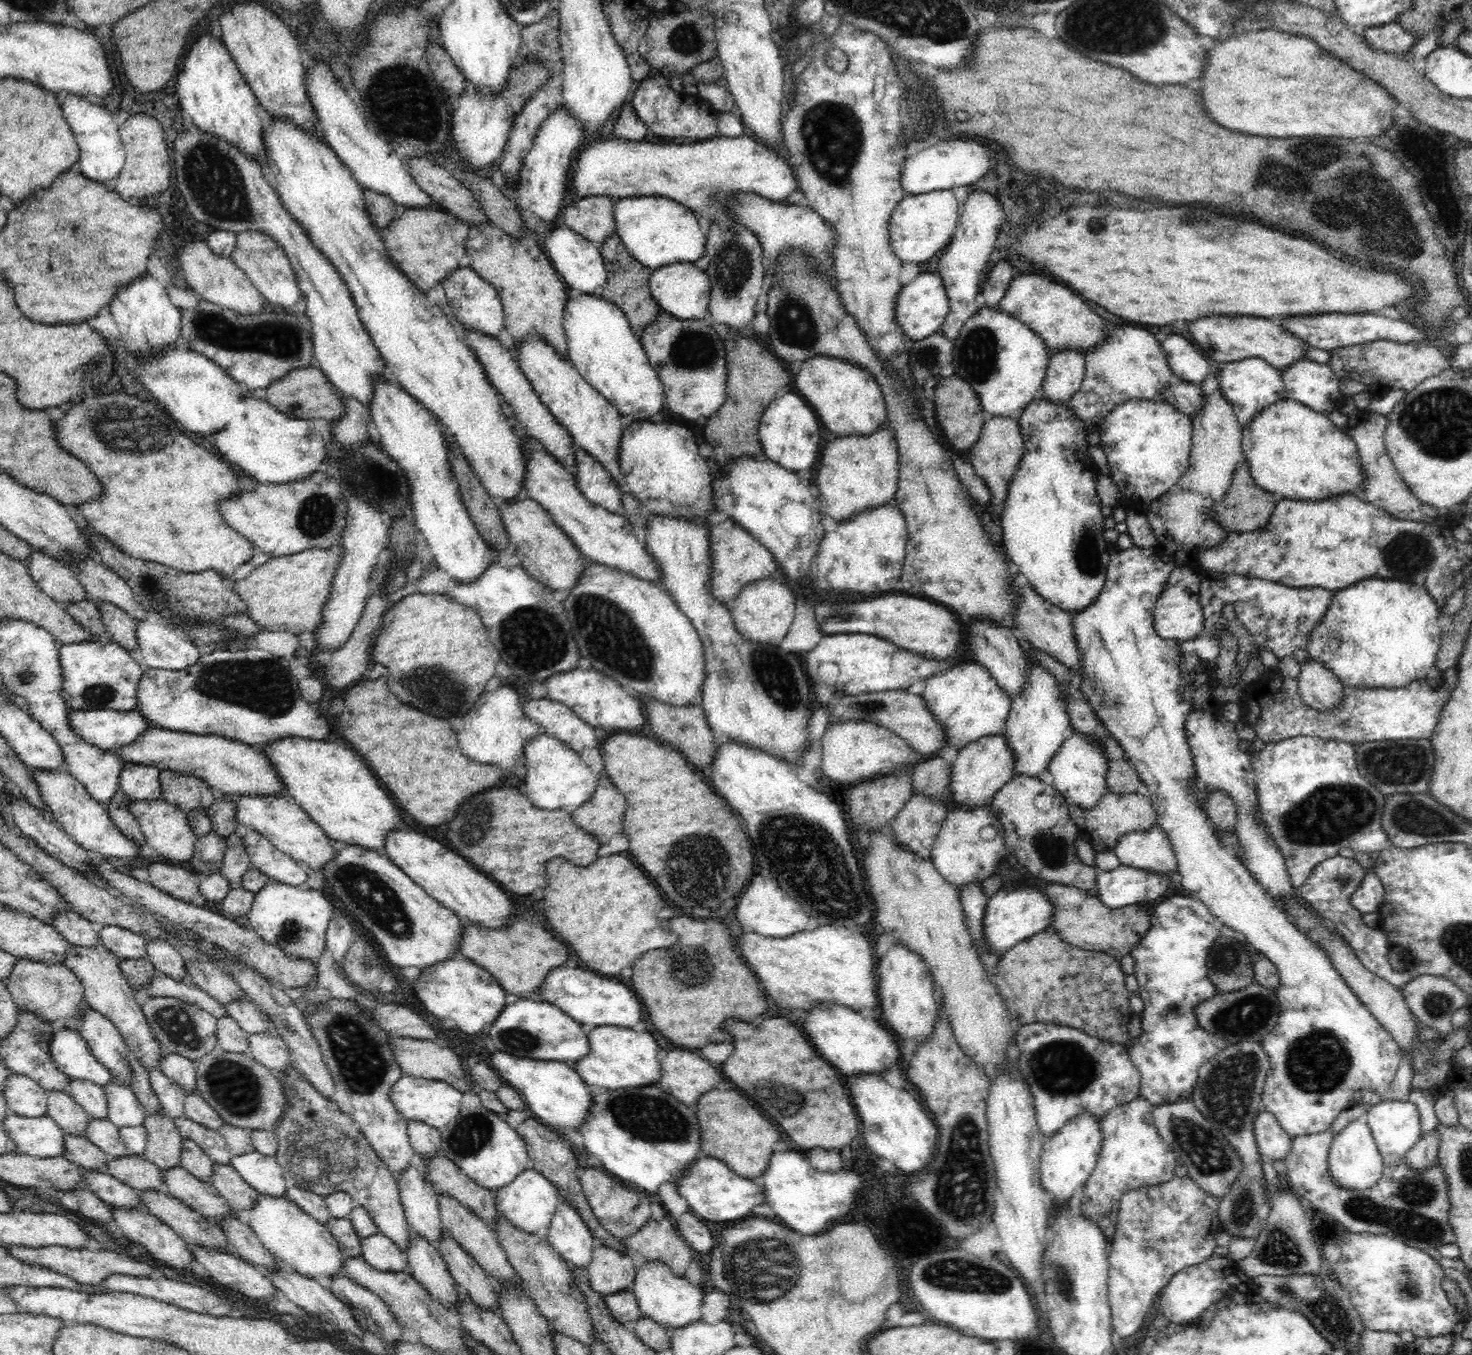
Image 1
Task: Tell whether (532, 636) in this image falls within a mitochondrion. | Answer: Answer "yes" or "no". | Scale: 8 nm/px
yes

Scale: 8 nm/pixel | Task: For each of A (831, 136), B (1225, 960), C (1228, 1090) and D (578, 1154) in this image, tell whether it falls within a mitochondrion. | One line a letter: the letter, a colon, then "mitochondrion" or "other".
A: mitochondrion
B: mitochondrion
C: mitochondrion
D: other

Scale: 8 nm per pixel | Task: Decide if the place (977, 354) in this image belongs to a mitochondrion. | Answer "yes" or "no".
yes

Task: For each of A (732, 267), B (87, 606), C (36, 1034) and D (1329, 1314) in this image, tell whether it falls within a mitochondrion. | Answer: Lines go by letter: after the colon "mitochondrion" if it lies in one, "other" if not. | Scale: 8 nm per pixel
A: mitochondrion
B: other
C: mitochondrion
D: mitochondrion

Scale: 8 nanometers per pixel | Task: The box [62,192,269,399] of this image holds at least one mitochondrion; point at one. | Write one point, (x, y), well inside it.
(89, 370)

